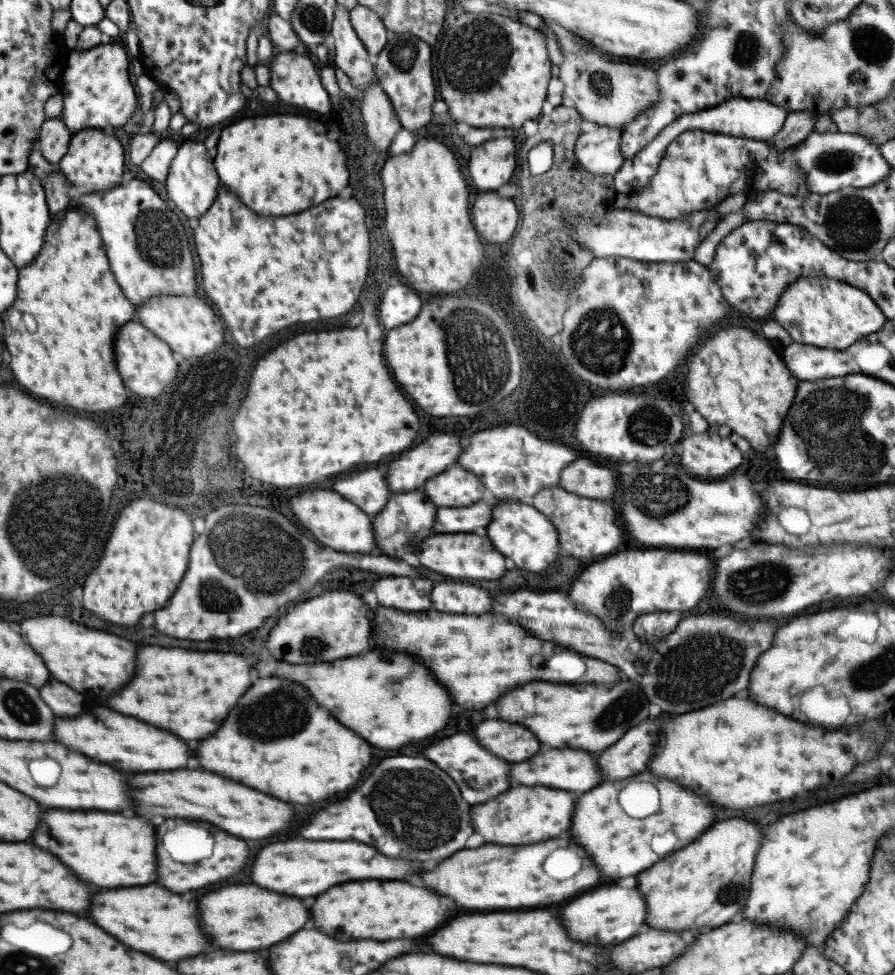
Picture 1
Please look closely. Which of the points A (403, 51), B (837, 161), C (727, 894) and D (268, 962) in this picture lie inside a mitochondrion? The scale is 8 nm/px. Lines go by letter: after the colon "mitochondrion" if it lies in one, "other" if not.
A: mitochondrion
B: mitochondrion
C: mitochondrion
D: other

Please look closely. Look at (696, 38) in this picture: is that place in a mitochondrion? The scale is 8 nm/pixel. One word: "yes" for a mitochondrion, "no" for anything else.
no

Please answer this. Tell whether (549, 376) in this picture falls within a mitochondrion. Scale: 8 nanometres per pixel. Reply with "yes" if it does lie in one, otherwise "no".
no

